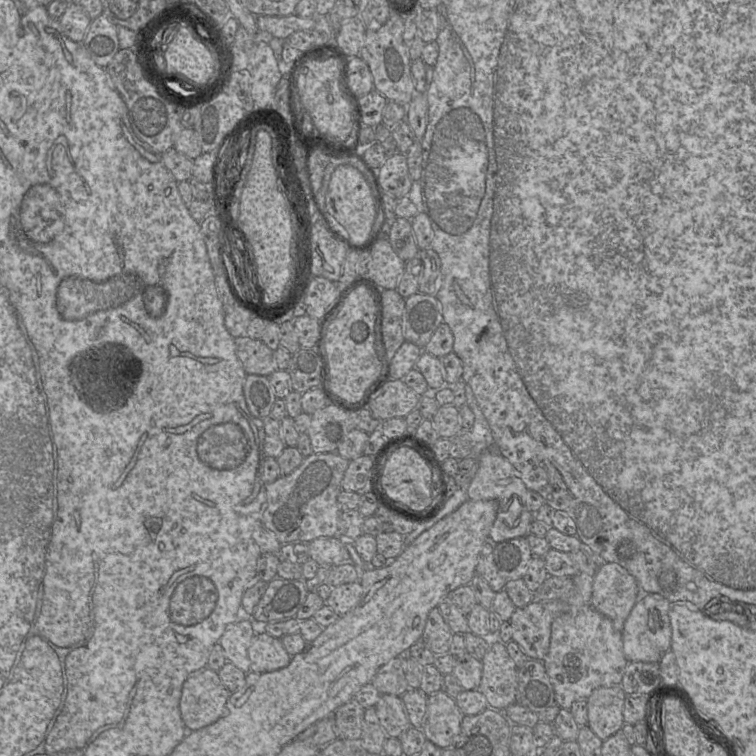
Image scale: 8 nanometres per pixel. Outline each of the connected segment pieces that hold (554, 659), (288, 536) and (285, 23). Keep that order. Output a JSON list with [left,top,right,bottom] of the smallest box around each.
[[542,606,629,710],[262,452,349,544],[256,14,316,39]]

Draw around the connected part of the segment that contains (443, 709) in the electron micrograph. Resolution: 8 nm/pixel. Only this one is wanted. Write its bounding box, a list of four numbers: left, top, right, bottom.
[424,690,463,750]

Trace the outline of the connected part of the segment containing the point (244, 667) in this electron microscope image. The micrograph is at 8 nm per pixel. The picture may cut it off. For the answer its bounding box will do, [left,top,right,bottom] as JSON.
[218,617,255,673]

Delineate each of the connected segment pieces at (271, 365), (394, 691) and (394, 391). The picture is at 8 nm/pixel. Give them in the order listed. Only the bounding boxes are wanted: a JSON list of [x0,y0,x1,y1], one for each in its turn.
[[235,338,278,376],[371,657,409,696],[369,379,420,421]]

